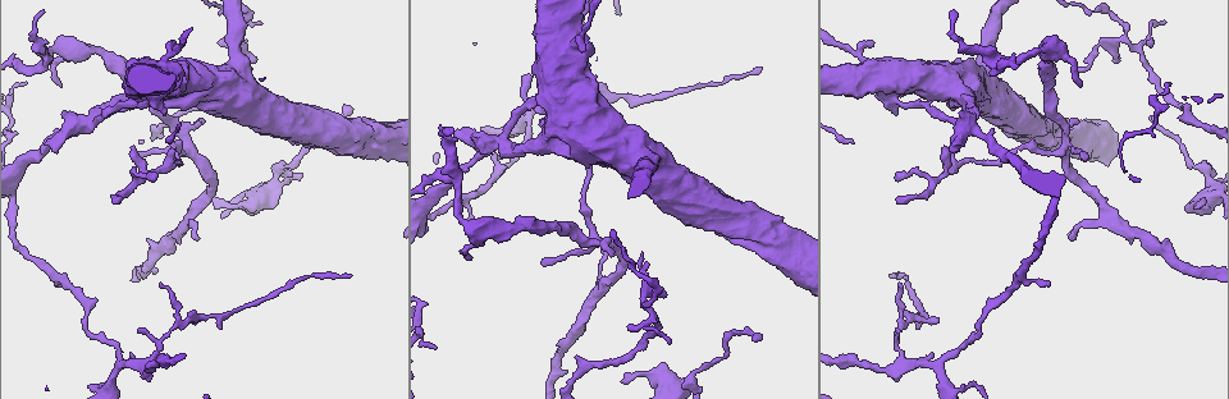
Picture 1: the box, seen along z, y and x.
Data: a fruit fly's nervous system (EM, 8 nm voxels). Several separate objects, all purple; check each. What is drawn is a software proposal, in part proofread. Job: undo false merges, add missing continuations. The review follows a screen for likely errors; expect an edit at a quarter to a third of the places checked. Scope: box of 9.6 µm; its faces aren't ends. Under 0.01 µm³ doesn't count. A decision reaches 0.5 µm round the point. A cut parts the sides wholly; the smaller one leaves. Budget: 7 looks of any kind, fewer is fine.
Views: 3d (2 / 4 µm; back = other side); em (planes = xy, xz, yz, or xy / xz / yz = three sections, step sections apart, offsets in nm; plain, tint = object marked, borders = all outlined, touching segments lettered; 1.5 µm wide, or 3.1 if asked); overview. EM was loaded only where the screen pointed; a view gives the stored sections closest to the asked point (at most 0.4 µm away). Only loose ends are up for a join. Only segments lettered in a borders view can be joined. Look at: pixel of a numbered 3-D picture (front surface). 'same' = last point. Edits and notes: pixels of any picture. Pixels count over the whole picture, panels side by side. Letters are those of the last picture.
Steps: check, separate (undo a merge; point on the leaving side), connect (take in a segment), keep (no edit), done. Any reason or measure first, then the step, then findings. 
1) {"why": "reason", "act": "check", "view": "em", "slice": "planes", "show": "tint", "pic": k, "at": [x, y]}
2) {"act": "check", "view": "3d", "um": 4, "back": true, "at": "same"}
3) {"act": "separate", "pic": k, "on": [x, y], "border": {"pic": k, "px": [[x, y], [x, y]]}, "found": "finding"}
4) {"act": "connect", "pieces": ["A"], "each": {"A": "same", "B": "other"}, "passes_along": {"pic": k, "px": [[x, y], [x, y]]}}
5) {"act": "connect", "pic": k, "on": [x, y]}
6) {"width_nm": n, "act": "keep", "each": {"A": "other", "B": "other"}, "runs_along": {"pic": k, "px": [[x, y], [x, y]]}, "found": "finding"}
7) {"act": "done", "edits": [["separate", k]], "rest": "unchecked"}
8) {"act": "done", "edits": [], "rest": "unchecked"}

{"why": "stops while still wide", "act": "check", "view": "3d", "um": 4, "pic": 1, "at": [897, 114]}

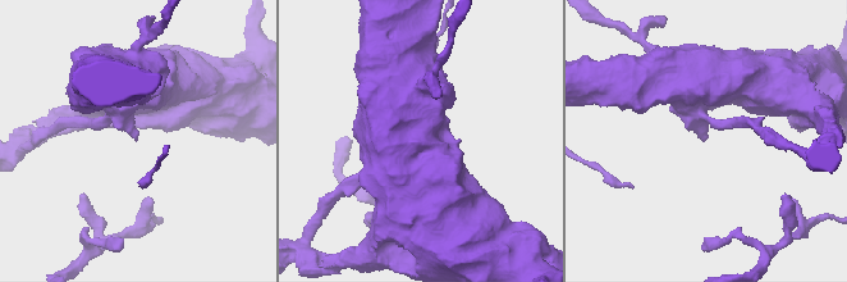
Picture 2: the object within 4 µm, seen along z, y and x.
{"why": "shape alone is not enough", "act": "check", "view": "em", "slice": "xy", "step": 4, "show": "tint", "pic": 2, "at": [705, 140]}

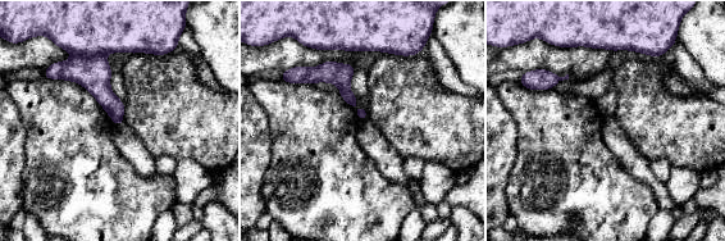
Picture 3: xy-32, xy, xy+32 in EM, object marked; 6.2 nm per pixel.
{"why": "cut it another way", "act": "check", "view": "em", "slice": "planes", "show": "borders", "at": "same"}

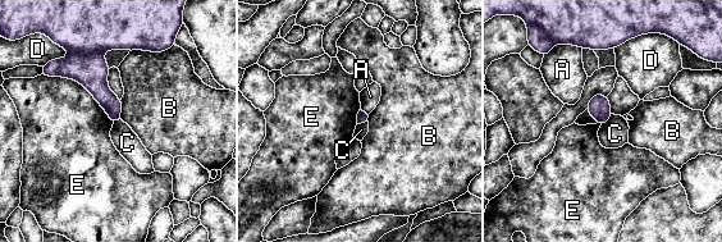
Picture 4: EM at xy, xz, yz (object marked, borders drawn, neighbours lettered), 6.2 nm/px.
{"act": "separate", "pic": 4, "on": [91, 71], "each": {"A": "other", "B": "other", "C": "other", "D": "other", "E": "other"}, "border": {"pic": 4, "px": [[71, 51], [78, 54], [101, 53]]}, "found": "a second neuron is stuck on"}

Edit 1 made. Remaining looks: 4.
{"act": "check", "view": "overview"}

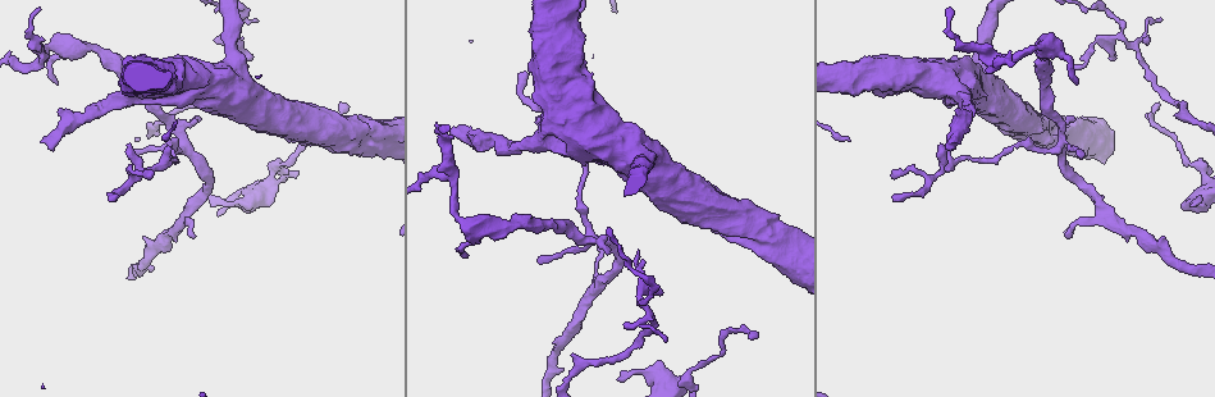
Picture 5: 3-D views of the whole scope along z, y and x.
{"why": "tapers out", "act": "check", "view": "em", "slice": "yz", "step": 4, "show": "borders", "pic": 5, "at": [623, 324]}

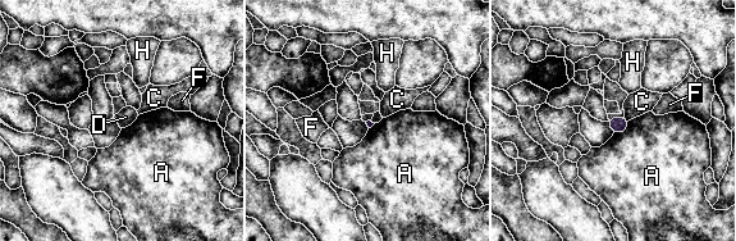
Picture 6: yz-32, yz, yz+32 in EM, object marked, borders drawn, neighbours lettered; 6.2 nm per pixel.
{"act": "check", "view": "em", "slice": "planes", "show": "borders", "at": "same"}

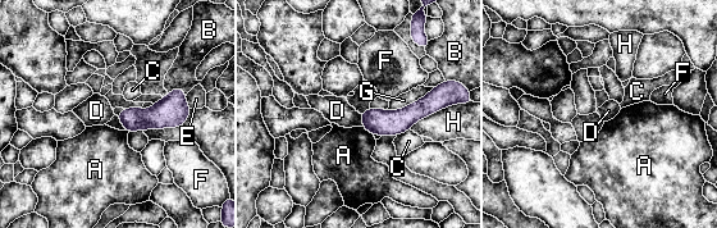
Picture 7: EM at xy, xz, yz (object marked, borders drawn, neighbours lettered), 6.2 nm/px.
{"width_nm": 140, "act": "keep", "each": {"A": "other", "B": "other", "C": "other", "D": "other", "E": "other", "F": "other", "G": "other", "H": "other"}, "runs_along": {"pic": 7, "px": [[434, 101], [402, 121], [365, 123]]}, "found": "none of them fits"}

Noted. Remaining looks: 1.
{"act": "done", "edits": [["separate", 4]], "rest": "unchecked"}

